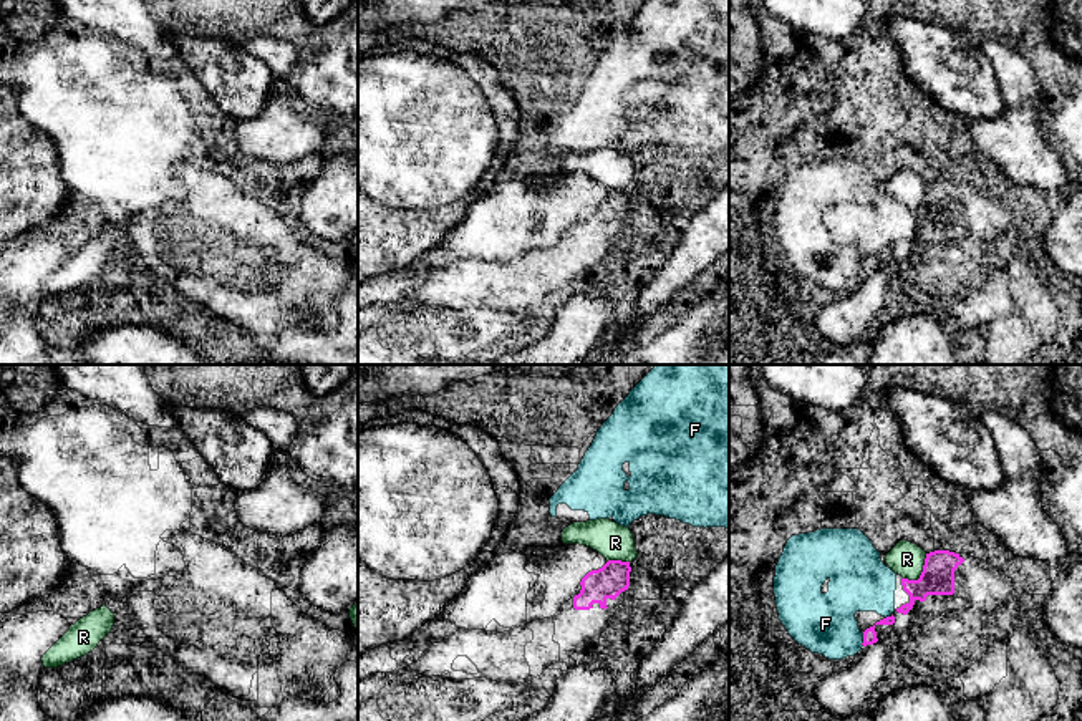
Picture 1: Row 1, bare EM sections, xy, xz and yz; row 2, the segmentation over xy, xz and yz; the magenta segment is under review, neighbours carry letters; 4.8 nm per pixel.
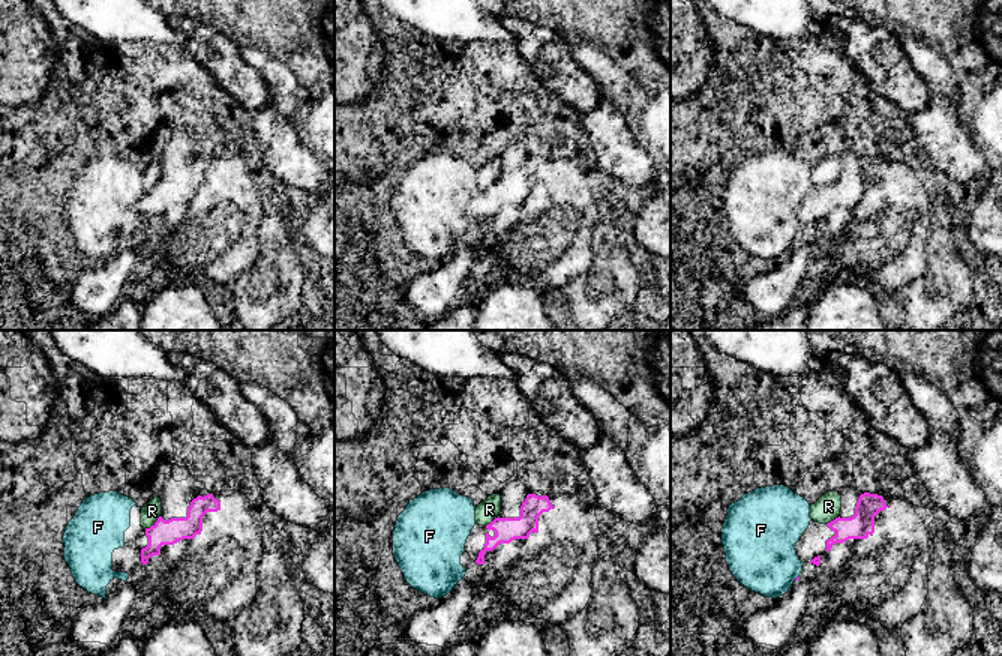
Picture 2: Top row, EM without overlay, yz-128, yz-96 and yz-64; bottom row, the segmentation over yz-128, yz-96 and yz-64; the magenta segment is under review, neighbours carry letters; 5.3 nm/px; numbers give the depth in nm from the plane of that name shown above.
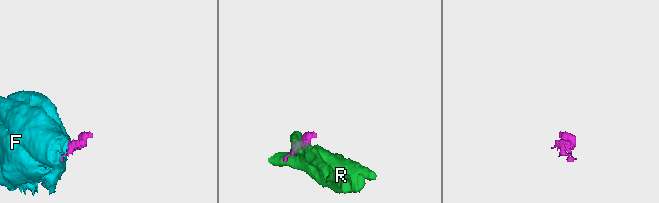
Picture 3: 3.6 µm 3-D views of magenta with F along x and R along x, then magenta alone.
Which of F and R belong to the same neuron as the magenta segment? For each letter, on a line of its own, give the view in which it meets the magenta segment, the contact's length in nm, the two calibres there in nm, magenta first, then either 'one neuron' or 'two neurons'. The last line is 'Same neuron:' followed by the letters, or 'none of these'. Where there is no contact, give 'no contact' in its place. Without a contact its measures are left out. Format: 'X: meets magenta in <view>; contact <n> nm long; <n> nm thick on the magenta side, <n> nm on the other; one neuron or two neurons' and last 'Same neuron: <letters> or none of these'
F: meets magenta in yz; contact 60 nm long; 60 nm thick on the magenta side, 300 nm on the other; two neurons
R: meets magenta in yz; contact 170 nm long; 160 nm thick on the magenta side, 170 nm on the other; two neurons
Same neuron: none of these

